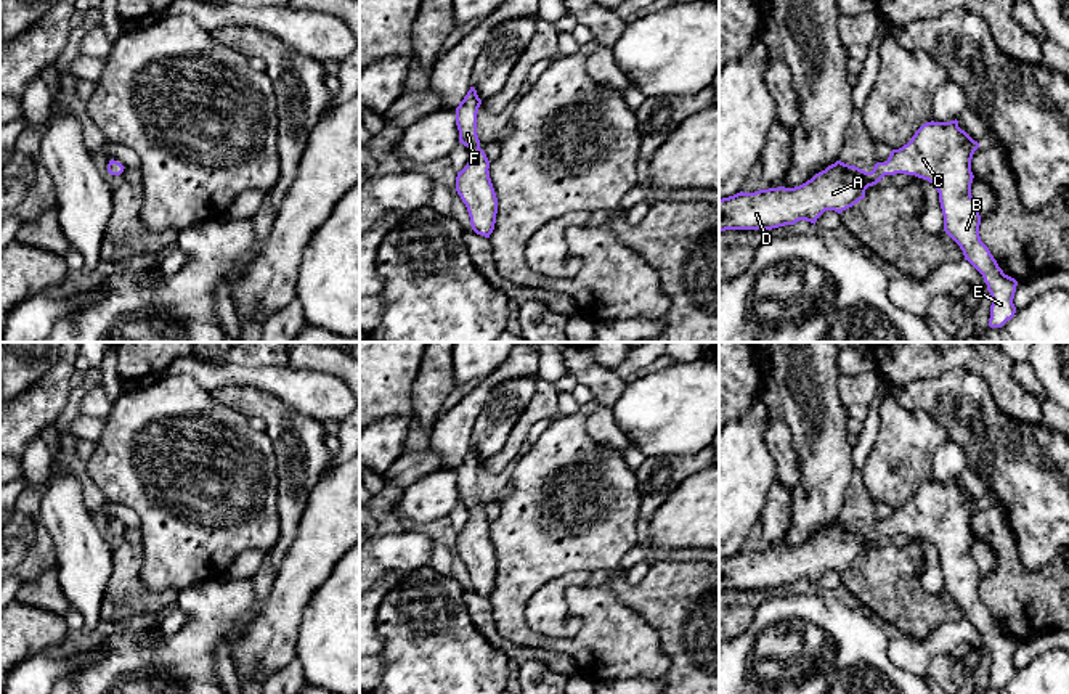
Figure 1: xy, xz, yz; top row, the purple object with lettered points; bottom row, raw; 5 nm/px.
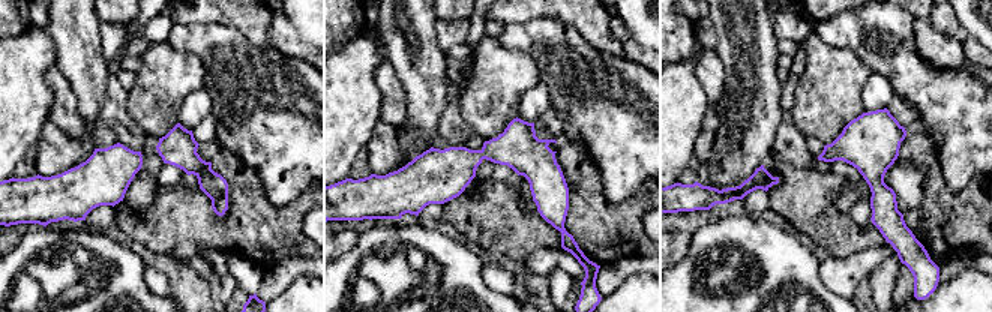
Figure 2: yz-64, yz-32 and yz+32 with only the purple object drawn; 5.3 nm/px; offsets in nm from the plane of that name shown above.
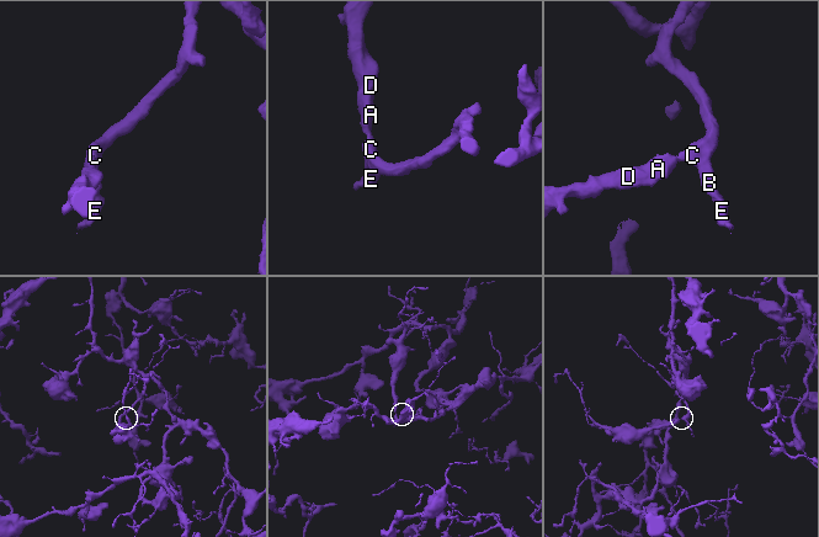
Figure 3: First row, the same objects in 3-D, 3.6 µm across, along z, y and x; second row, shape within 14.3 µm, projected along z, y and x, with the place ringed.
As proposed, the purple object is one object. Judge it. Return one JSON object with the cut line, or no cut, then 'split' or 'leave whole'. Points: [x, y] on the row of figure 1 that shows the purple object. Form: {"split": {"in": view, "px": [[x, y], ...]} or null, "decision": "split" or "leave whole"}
{"split": null, "decision": "leave whole"}

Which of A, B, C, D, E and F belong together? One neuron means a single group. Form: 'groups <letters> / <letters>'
groups A B C D E F

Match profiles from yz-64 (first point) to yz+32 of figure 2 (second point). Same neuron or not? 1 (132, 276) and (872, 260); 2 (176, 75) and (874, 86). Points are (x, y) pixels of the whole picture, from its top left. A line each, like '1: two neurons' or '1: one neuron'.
1: two neurons
2: two neurons

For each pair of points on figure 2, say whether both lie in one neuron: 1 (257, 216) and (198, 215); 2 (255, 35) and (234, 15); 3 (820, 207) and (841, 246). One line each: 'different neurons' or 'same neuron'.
1: same neuron
2: same neuron
3: same neuron

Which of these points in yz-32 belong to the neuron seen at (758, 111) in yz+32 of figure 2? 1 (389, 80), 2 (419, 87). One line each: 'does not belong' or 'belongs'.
1: does not belong
2: belongs

